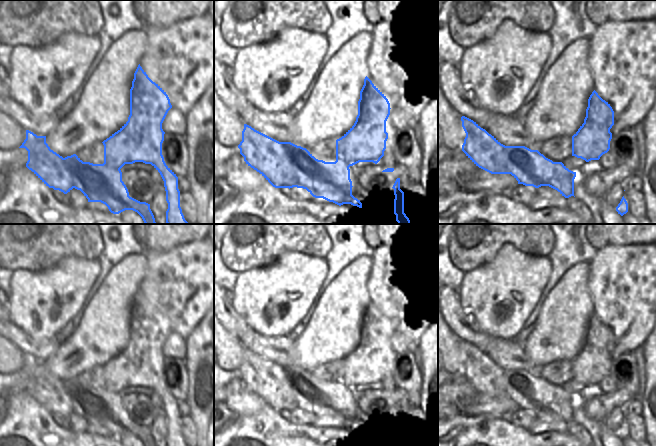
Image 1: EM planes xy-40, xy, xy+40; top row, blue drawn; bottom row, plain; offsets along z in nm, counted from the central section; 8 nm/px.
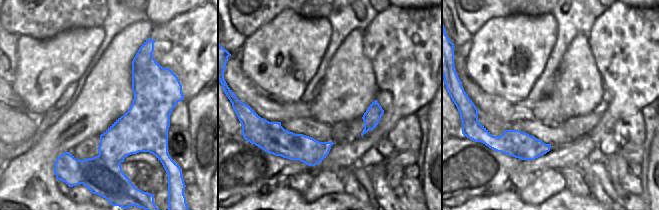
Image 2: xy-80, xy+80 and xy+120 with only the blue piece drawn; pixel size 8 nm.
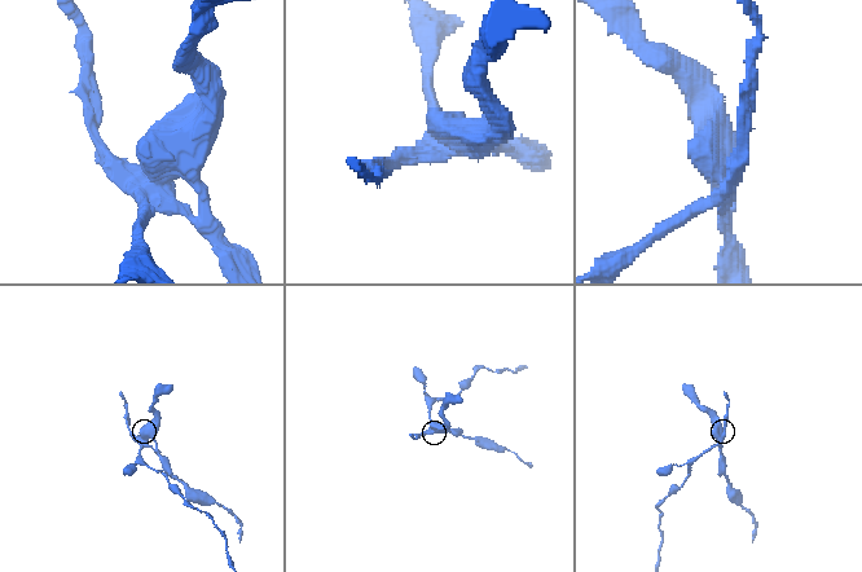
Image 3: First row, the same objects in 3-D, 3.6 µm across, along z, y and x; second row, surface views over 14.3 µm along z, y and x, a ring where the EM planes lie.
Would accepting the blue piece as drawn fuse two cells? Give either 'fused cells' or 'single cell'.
fused cells

